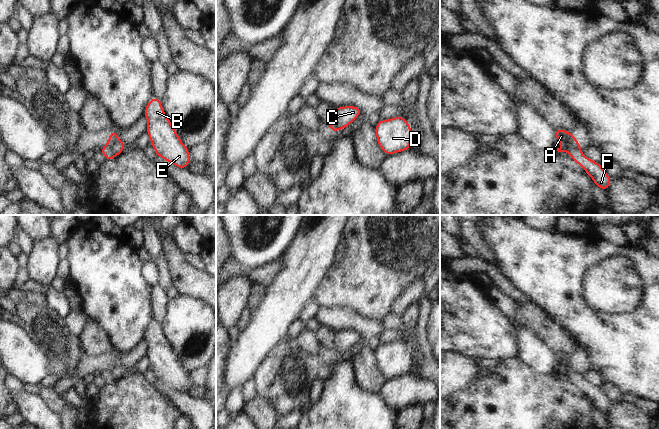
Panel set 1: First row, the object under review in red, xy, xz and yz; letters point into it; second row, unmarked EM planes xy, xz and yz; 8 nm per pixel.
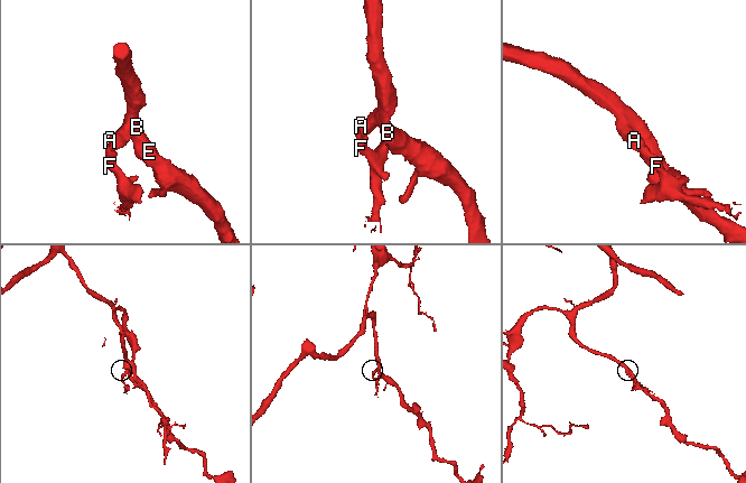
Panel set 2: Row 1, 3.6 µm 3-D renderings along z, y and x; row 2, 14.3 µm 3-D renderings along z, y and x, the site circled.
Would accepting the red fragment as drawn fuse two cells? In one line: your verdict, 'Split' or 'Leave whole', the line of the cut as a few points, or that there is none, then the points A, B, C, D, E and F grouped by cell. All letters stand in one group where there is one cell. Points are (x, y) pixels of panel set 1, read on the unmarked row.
Split. Split along xy (107, 367), (116, 379). Groups: A B C D E / F

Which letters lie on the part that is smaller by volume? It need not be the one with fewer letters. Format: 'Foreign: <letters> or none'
Foreign: F

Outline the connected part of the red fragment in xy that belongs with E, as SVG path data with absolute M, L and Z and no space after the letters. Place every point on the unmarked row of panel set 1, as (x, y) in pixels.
M153 321L145 331L147 358L156 380L172 389L186 393L192 385L189 372L183 368L171 345L167 341L161 324Z

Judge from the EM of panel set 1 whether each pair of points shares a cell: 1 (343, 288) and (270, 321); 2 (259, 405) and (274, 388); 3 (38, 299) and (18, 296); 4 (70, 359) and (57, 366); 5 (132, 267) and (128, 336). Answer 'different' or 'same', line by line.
1: different
2: different
3: same
4: same
5: same

